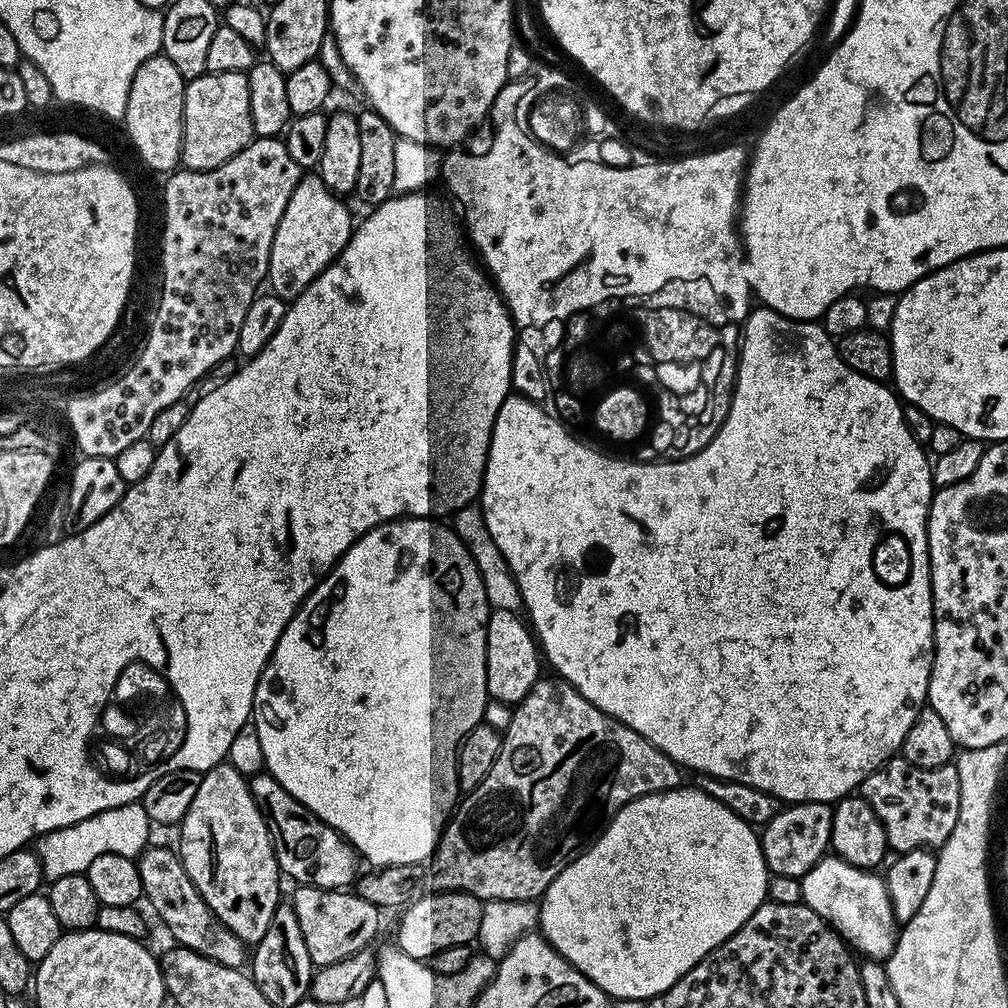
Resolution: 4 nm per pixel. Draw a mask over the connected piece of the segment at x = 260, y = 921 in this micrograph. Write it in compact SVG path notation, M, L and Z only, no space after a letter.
M227 762L216 764L211 770L203 773L200 786L178 830L180 830L178 855L183 862L183 868L194 882L200 897L210 906L213 916L232 933L237 934L245 946L254 946L262 942L270 918L274 916L274 910L282 900L280 896L282 873L277 864L277 856L273 852L272 839L269 838L268 824L252 796L247 777Z

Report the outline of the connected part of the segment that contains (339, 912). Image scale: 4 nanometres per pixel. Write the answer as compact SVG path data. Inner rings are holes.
M300 886L290 897L294 914L298 918L298 926L302 926L302 938L306 938L306 950L310 950L313 965L323 966L333 964L342 958L350 958L356 952L363 952L369 947L368 943L376 936L380 928L381 909L366 902L352 890L329 890L326 888L309 888Z

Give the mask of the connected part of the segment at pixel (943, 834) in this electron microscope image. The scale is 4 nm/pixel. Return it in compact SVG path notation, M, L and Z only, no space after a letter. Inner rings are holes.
M897 754L865 778L862 795L866 802L870 802L874 814L878 814L878 820L886 830L888 847L893 853L919 848L939 850L954 831L954 822L958 822L962 782L958 782L955 763L926 770L906 762L903 756Z

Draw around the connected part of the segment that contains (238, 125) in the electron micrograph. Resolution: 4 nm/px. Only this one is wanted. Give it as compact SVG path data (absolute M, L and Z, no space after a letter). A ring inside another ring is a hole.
M208 72L187 81L184 86L184 133L180 147L180 164L194 170L222 166L234 154L252 143L250 122L250 86L242 72Z

